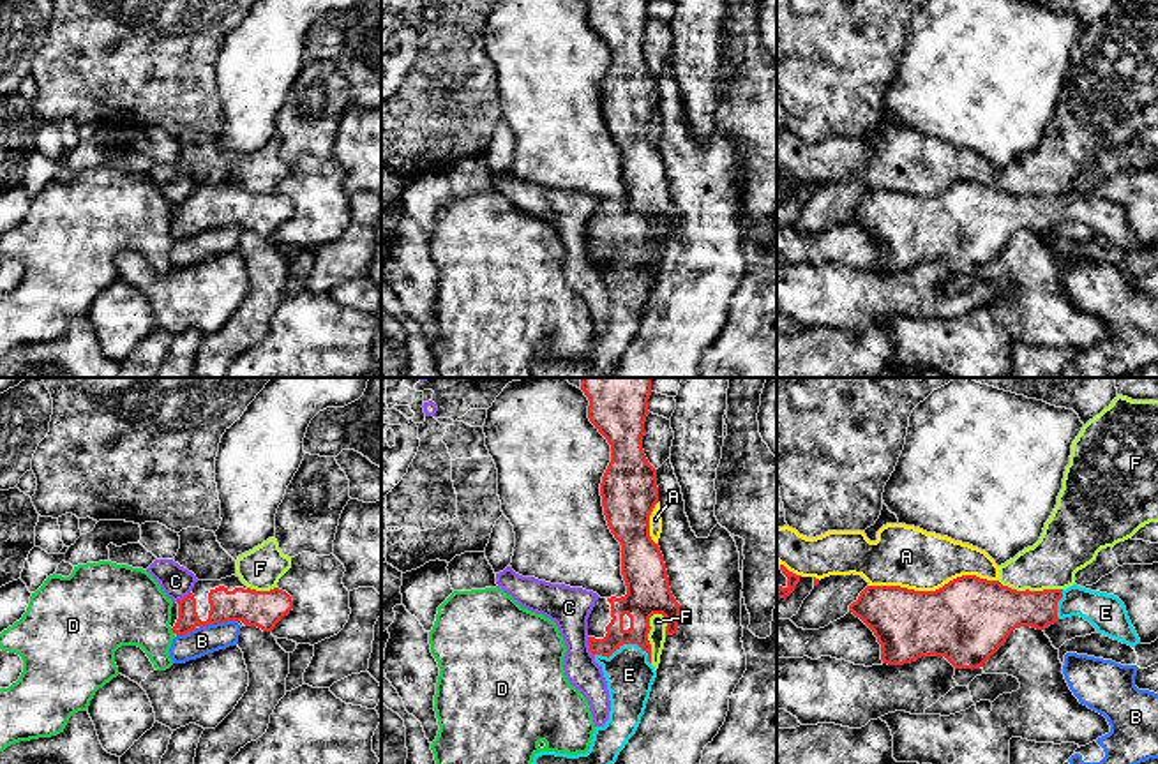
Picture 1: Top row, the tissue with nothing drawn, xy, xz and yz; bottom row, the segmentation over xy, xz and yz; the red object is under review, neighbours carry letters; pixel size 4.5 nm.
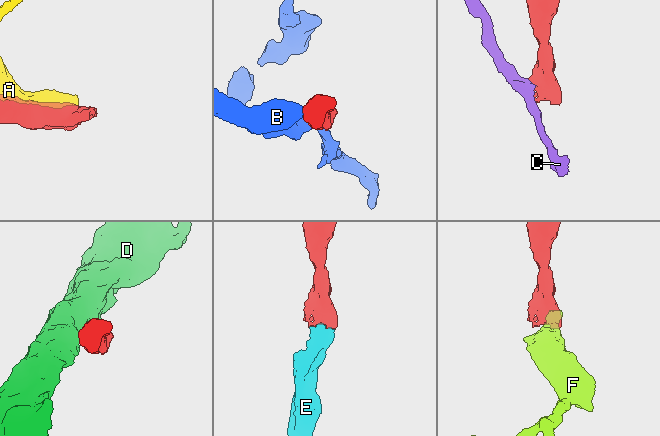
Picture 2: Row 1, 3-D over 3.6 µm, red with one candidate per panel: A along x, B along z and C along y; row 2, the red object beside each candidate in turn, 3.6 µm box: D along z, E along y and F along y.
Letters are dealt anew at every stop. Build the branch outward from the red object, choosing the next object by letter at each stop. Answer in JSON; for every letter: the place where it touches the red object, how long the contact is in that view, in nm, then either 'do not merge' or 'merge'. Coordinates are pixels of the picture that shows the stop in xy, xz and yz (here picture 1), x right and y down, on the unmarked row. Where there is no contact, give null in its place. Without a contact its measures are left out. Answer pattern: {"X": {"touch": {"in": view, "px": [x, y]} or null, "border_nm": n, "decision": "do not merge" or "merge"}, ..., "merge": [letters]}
{"A": {"touch": {"in": "yz", "px": [932, 196]}, "border_nm": 600, "decision": "do not merge"}, "B": {"touch": {"in": "xy", "px": [218, 226]}, "border_nm": 180, "decision": "do not merge"}, "C": {"touch": {"in": "xz", "px": [590, 253]}, "border_nm": 100, "decision": "do not merge"}, "D": {"touch": {"in": "xy", "px": [172, 235]}, "border_nm": 40, "decision": "do not merge"}, "E": {"touch": {"in": "xz", "px": [625, 247]}, "border_nm": 260, "decision": "merge"}, "F": {"touch": {"in": "xz", "px": [646, 240]}, "border_nm": 240, "decision": "do not merge"}, "merge": ["E"]}

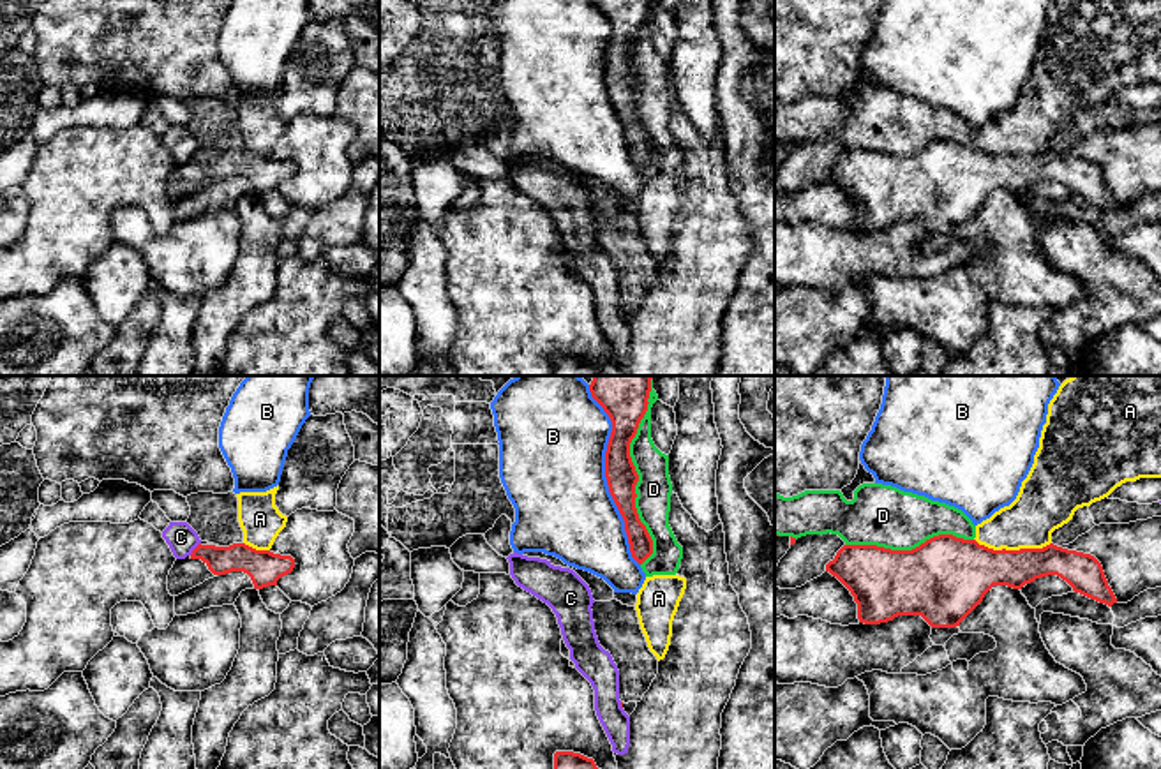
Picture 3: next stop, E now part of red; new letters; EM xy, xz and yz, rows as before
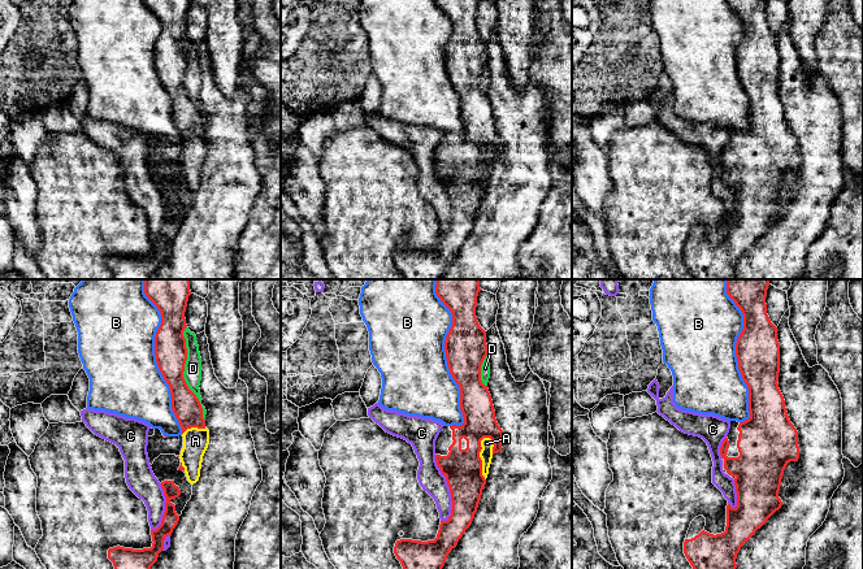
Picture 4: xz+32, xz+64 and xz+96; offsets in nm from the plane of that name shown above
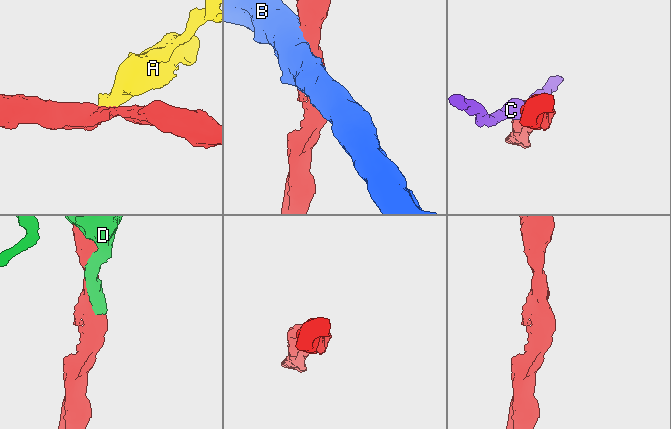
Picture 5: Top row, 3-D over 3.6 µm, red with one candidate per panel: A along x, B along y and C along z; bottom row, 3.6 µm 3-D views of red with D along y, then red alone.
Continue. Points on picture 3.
{"A": {"touch": {"in": "yz", "px": [1013, 156]}, "border_nm": 360, "decision": "do not merge"}, "B": {"touch": {"in": "xz", "px": [607, 85]}, "border_nm": 800, "decision": "do not merge"}, "C": {"touch": {"in": "xy", "px": [194, 154]}, "border_nm": 80, "decision": "do not merge"}, "D": {"touch": {"in": "xz", "px": [637, 85]}, "border_nm": 800, "decision": "do not merge"}, "merge": []}

